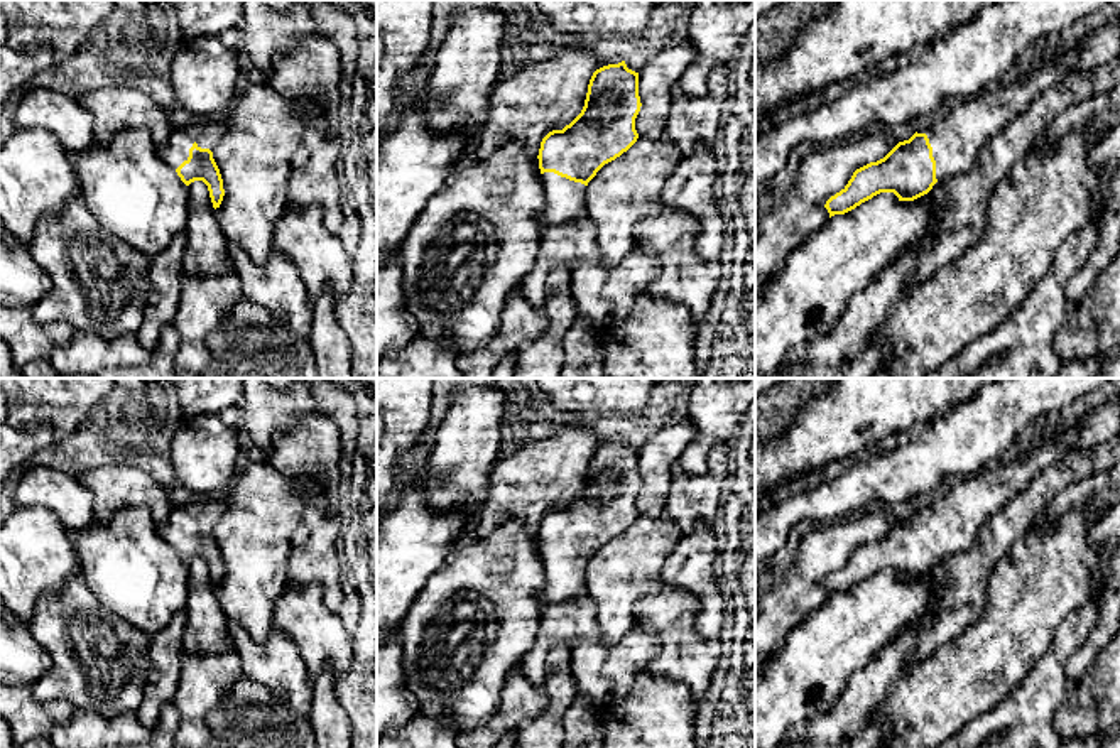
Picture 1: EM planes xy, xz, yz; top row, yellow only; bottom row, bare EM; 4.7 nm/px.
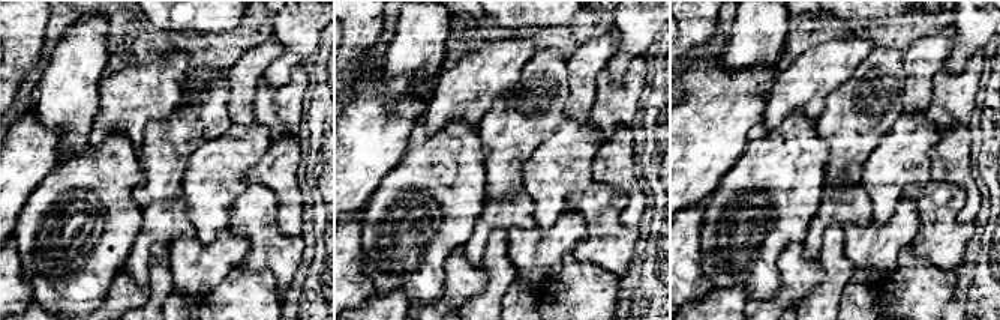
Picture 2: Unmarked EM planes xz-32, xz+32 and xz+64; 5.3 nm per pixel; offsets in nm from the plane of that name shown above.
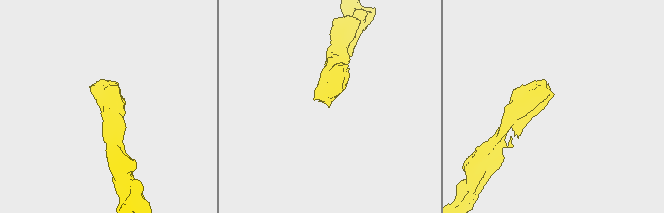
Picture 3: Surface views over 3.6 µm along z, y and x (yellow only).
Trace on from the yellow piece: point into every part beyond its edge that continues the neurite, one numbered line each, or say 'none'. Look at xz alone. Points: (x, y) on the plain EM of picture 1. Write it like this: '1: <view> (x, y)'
1: xz (565, 578)

